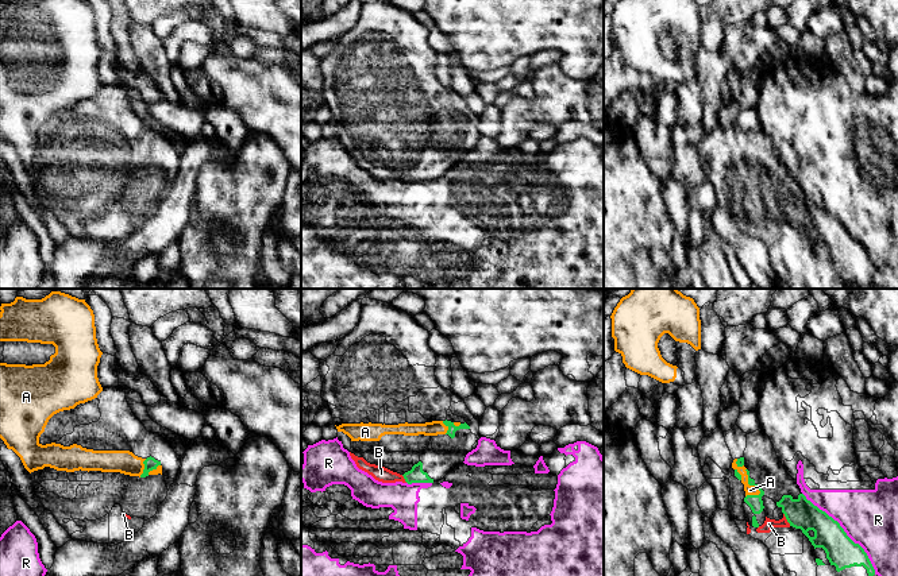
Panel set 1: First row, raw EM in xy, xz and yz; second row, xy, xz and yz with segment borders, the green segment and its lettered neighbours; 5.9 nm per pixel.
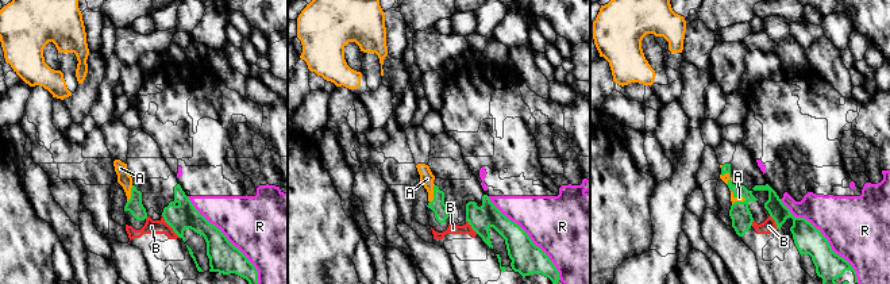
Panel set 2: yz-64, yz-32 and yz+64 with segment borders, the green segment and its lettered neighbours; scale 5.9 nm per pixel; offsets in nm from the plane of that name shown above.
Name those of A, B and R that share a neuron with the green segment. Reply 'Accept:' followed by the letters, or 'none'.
Accept: B

